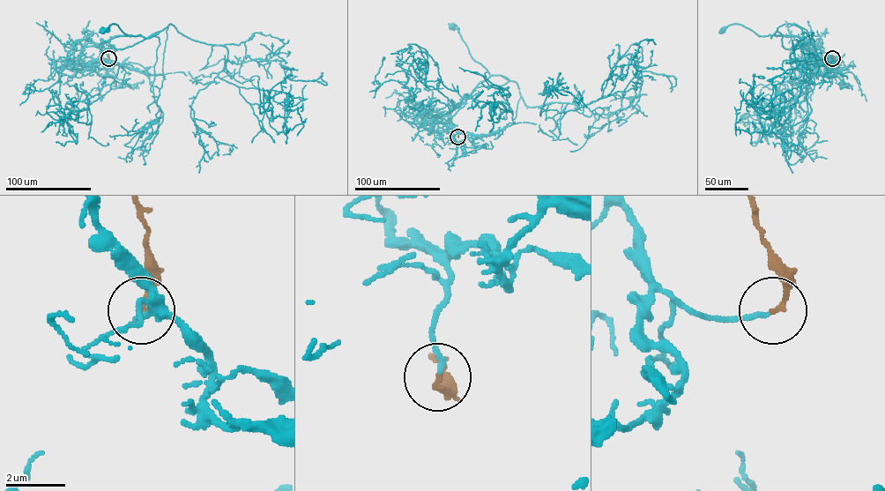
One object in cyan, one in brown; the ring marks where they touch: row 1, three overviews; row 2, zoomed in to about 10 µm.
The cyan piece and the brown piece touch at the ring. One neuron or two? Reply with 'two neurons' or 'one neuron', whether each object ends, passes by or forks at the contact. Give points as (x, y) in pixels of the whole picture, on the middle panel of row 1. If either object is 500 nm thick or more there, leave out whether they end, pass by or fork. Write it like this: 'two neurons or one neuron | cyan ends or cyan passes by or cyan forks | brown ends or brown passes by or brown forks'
one neuron | cyan ends | brown ends

